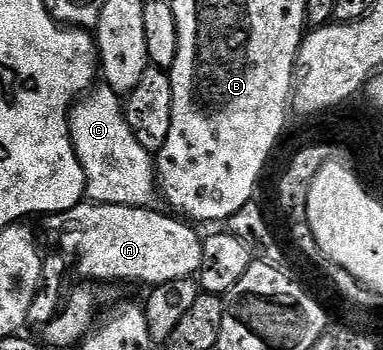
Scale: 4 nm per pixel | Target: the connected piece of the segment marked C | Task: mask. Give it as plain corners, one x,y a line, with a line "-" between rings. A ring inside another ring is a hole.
97,84
69,111
69,135
85,173
85,192
92,201
116,206
152,207
159,198
155,158
135,140
125,119
122,95
110,86

